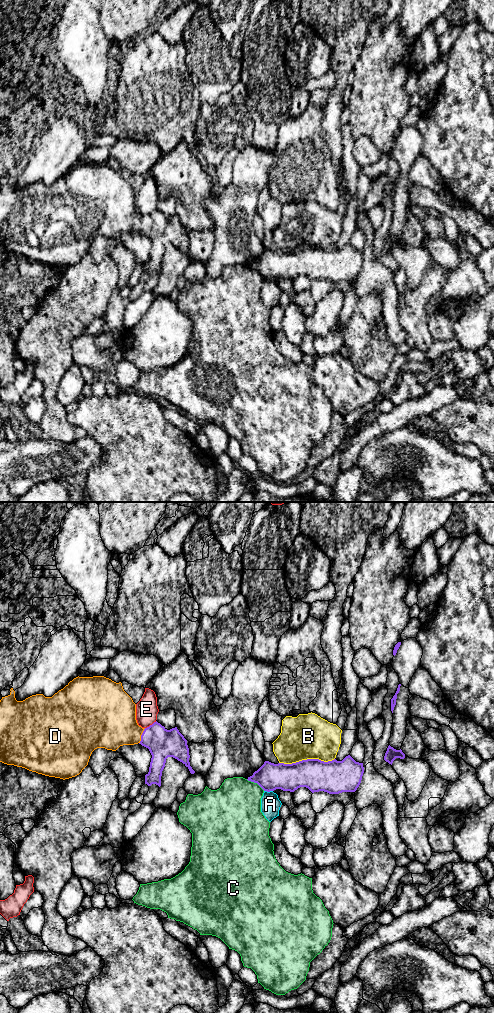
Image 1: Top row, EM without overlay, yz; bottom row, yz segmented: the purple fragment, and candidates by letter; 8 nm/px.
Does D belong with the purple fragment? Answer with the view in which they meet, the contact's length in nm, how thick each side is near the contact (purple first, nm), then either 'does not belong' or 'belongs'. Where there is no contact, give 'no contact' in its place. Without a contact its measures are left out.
yz | 140 nm | 240/380 nm | belongs

